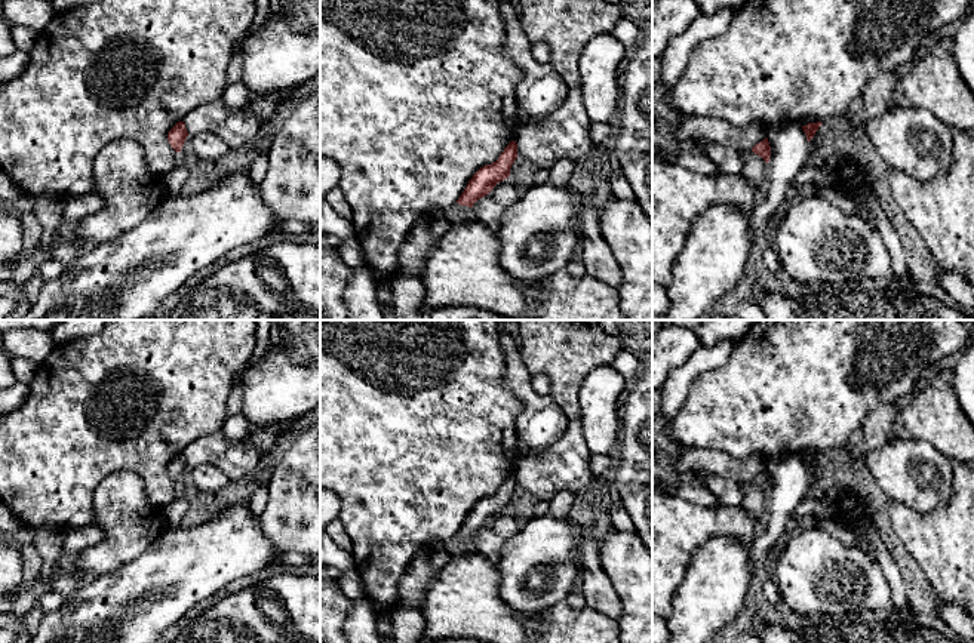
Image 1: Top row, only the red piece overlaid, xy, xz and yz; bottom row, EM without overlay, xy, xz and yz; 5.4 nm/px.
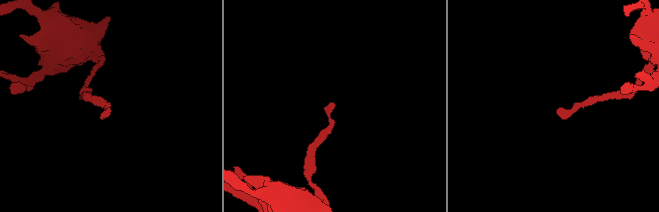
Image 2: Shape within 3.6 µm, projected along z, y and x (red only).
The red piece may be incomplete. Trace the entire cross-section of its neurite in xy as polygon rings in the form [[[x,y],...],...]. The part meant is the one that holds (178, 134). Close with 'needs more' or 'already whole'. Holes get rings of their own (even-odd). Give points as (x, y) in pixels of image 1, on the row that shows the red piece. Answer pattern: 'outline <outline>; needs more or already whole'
outline [[[178,121],[168,133],[168,141],[170,144],[170,147],[179,153],[182,150],[182,145],[185,142],[188,136],[188,132],[185,129],[185,123],[184,121]]]; already whole

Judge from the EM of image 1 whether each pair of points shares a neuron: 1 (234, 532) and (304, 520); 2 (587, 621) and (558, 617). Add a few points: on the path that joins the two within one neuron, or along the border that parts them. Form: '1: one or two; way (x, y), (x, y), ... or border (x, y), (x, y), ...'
1: two; border (257, 519), (263, 534), (279, 550)
2: one; way (580, 621), (565, 621)

